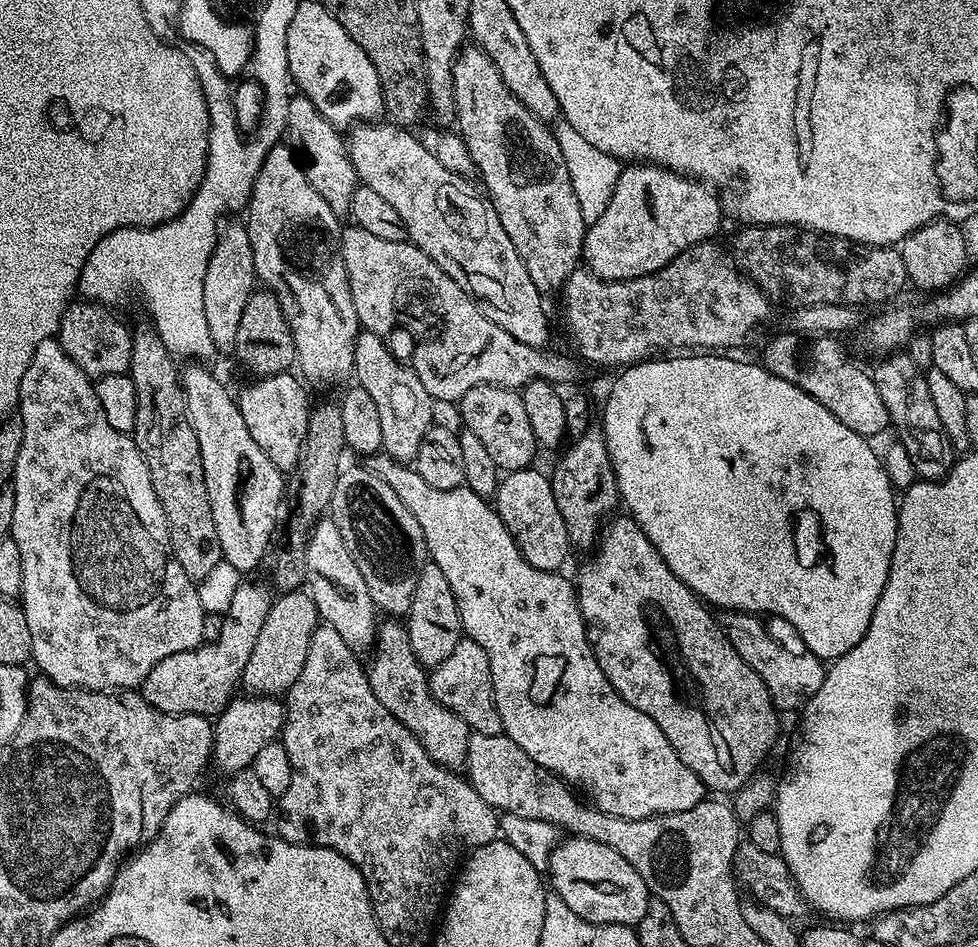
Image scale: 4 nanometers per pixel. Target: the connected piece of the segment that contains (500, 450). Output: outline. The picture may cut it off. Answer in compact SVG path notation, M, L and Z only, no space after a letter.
M474 386L466 390L466 394L458 402L463 427L472 432L486 446L490 458L507 474L514 470L522 470L533 463L538 453L538 445L534 438L534 430L530 426L530 414L526 414L523 395L519 391L502 386Z

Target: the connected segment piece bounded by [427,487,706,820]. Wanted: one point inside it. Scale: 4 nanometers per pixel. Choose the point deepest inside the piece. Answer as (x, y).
(554, 701)

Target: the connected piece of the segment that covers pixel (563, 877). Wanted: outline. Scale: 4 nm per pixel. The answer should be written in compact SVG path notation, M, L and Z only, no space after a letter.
M574 835L564 839L557 843L548 860L546 872L552 875L551 891L560 896L578 918L591 924L639 924L650 899L642 874L638 874L638 870L634 870L618 850L602 842Z

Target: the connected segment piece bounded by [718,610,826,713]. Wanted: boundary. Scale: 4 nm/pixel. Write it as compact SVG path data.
M724 610L719 613L718 619L724 633L730 638L730 646L738 650L738 658L766 682L766 690L770 694L772 704L781 713L803 709L814 694L818 694L818 686L822 686L826 671L825 661L820 660L813 652L799 650L791 652L784 644L779 644L770 633L764 629L759 615L746 612Z

